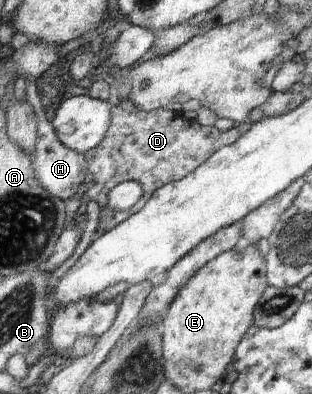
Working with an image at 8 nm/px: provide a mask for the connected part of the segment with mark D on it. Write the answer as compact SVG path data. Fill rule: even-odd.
M121 100L116 106L112 106L110 126L102 141L83 154L87 167L84 194L97 202L100 208L94 238L113 229L113 224L119 224L139 210L154 190L183 178L207 160L213 152L233 144L239 134L239 127L219 131L213 126L199 125L195 120L182 118L180 112L174 112L169 107L145 112L127 100ZM123 181L138 182L142 190L141 196L133 206L124 211L110 209L107 206L107 193Z

